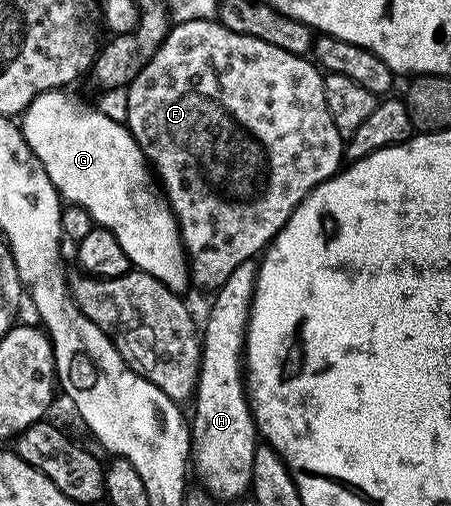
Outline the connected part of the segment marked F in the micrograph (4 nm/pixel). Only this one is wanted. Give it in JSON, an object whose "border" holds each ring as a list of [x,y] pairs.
{"border":[[[213,18],[175,23],[167,32],[156,54],[152,54],[142,65],[136,78],[126,88],[125,126],[140,146],[140,150],[152,165],[160,181],[166,203],[170,205],[170,211],[178,222],[178,233],[182,236],[182,246],[186,249],[186,258],[190,266],[190,279],[195,285],[198,283],[202,288],[216,290],[225,282],[228,274],[236,270],[236,266],[240,266],[245,260],[254,260],[273,240],[276,233],[285,226],[298,203],[320,182],[324,182],[339,171],[344,160],[344,138],[336,130],[332,116],[326,109],[323,79],[323,73],[318,65],[306,56],[297,56],[288,50],[280,50],[280,46],[260,42],[260,38],[236,34]]]}

